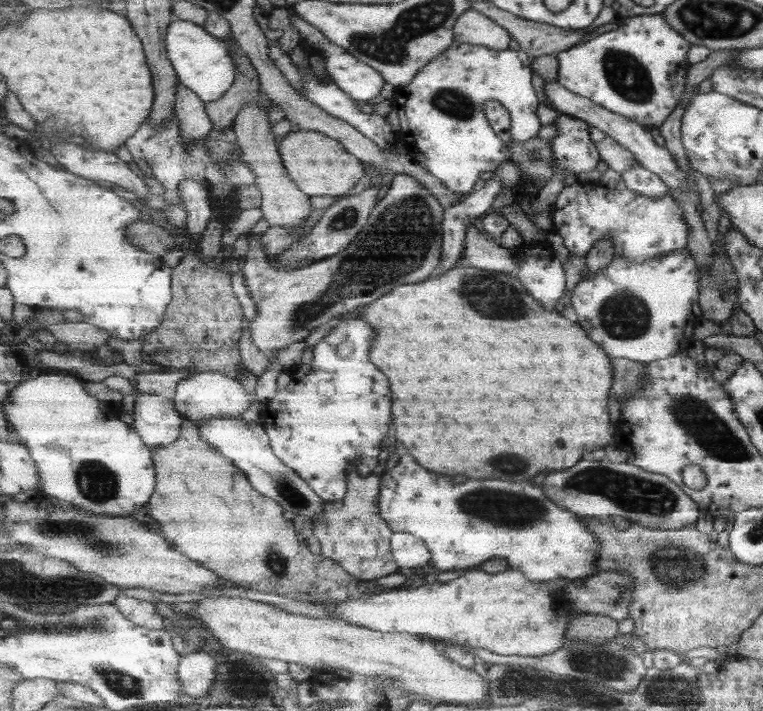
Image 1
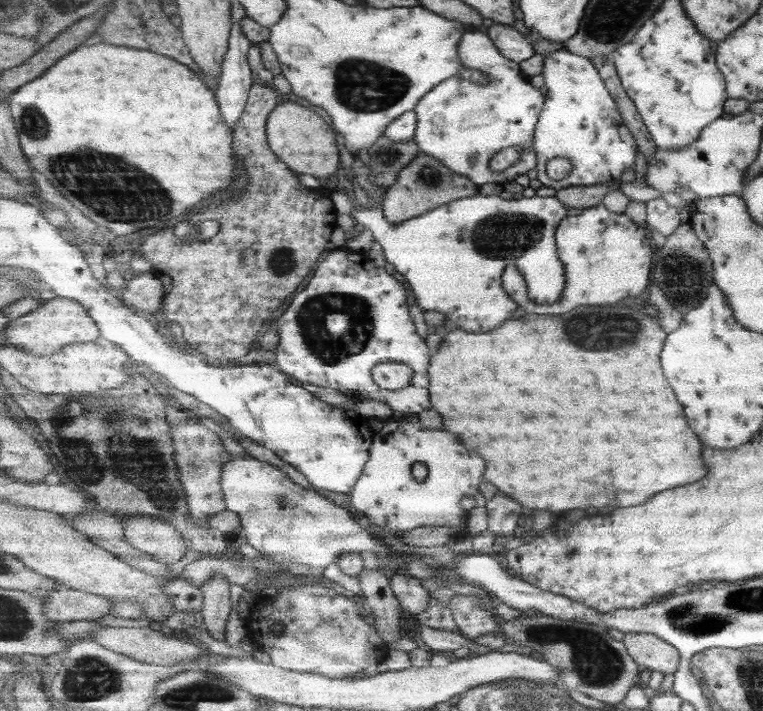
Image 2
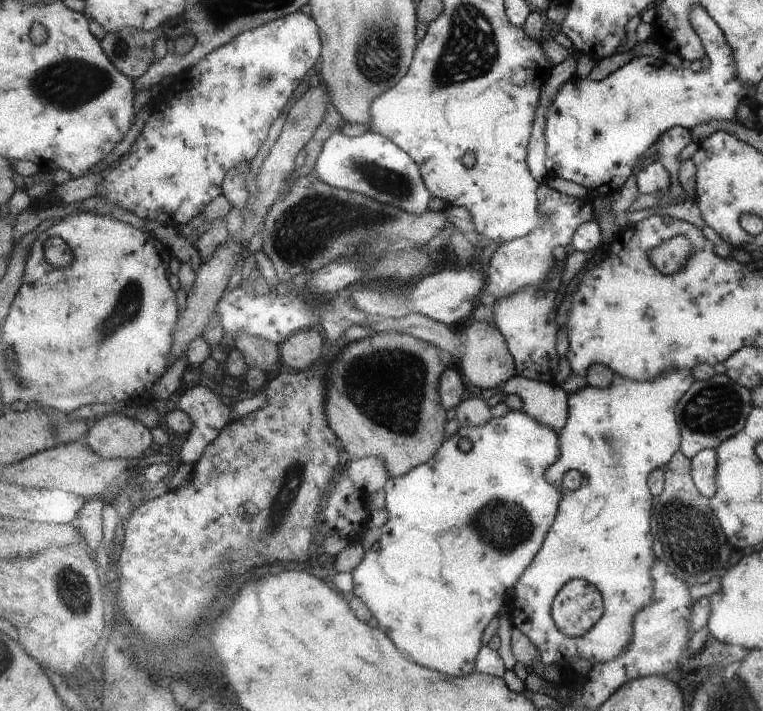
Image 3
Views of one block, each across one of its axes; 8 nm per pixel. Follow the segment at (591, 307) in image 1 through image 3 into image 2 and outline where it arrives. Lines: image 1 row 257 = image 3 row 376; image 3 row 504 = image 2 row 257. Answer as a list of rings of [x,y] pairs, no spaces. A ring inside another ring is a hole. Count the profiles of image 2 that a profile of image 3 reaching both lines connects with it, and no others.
[[[603,205],[583,209],[581,214],[569,216],[559,224],[556,244],[561,260],[565,262],[565,277],[567,277],[566,287],[559,302],[554,302],[553,304],[533,302],[529,298],[528,286],[521,279],[519,269],[514,265],[510,265],[504,270],[504,290],[517,302],[520,314],[565,314],[565,312],[571,312],[571,310],[575,310],[579,306],[589,306],[589,304],[591,306],[617,305],[621,300],[629,298],[629,296],[643,294],[643,290],[649,286],[649,278],[651,278],[655,264],[656,249],[653,242],[645,234],[645,227],[641,228],[639,224],[635,224],[627,214],[615,214],[615,212],[607,210]]]

